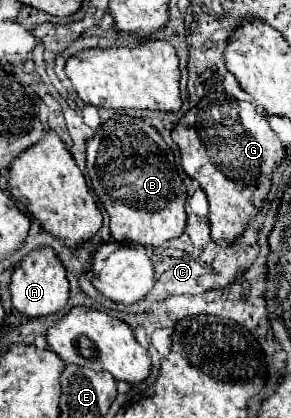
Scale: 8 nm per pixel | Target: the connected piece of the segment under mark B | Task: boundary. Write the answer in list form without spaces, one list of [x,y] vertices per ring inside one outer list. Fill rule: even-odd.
[[[115,114],[107,122],[103,122],[91,136],[91,140],[87,140],[87,172],[91,176],[91,186],[99,202],[111,218],[111,236],[117,242],[159,246],[165,240],[177,238],[177,234],[183,232],[187,190],[179,178],[171,148],[163,142],[161,134],[145,118]]]

